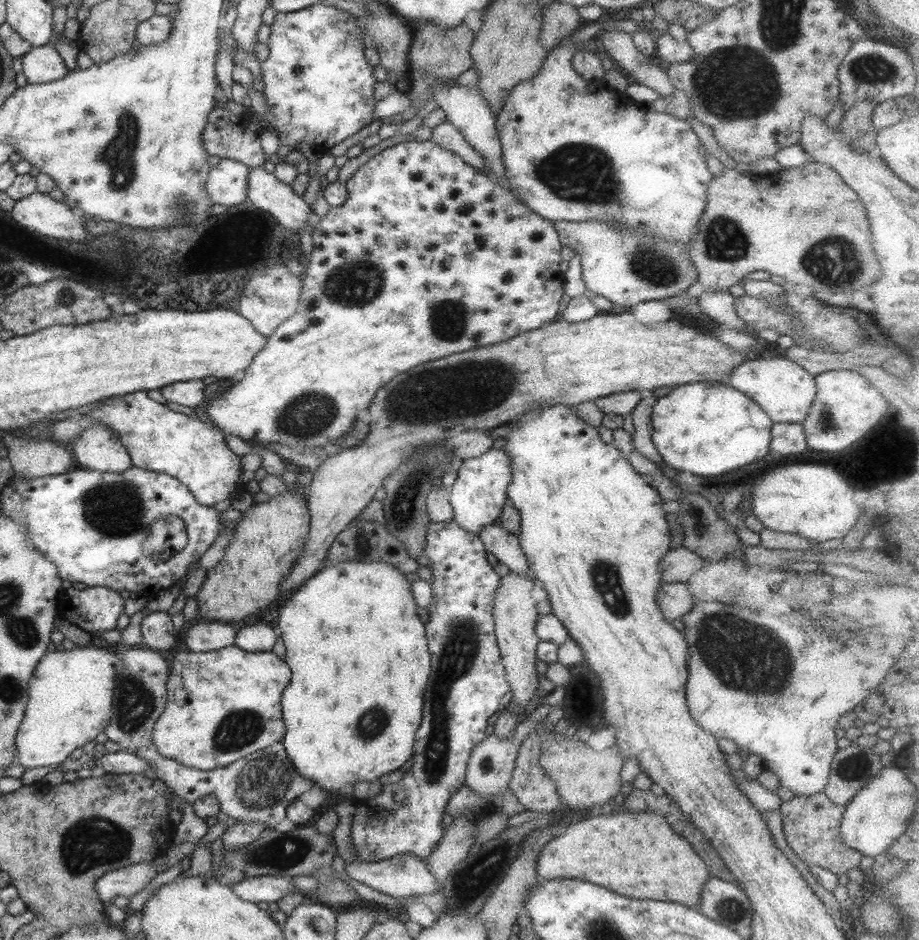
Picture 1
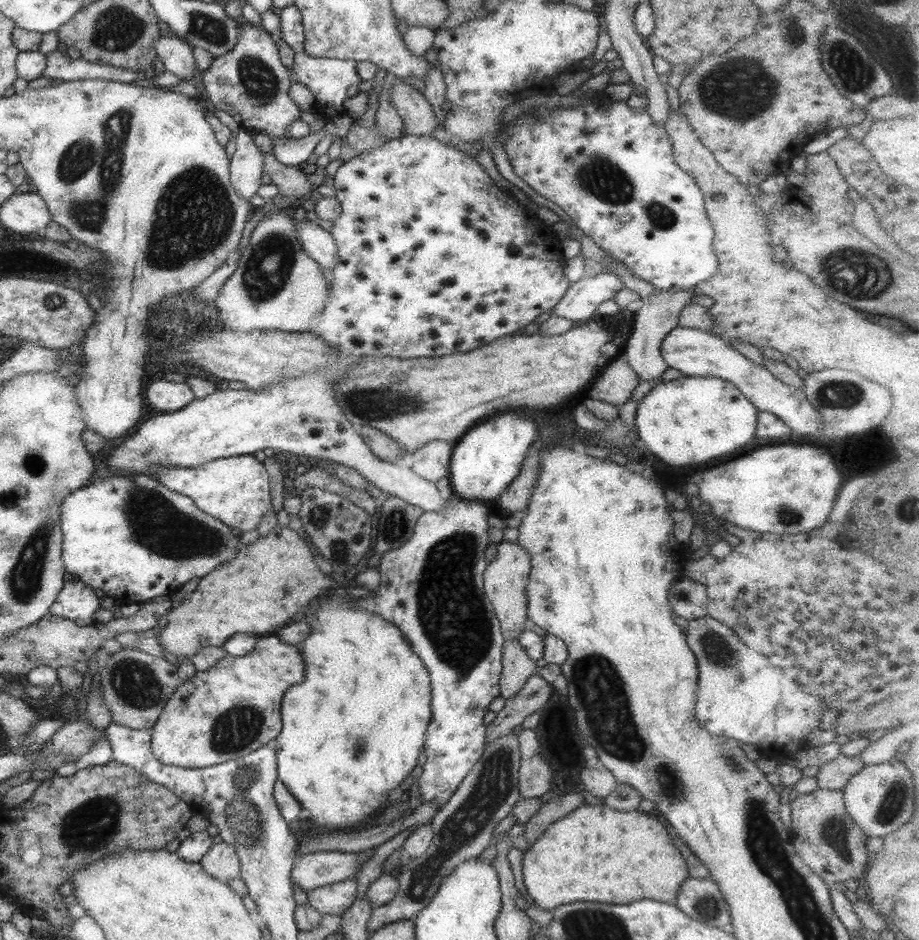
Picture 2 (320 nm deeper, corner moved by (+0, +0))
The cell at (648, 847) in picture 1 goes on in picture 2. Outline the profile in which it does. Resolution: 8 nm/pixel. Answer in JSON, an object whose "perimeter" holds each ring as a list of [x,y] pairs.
{"perimeter":[[[605,804],[578,806],[565,818],[553,822],[523,854],[521,876],[527,891],[527,898],[538,908],[551,911],[569,902],[633,902],[637,898],[653,898],[659,902],[673,902],[679,886],[687,875],[685,862],[671,844],[665,828],[655,820],[639,812],[617,812]]]}

